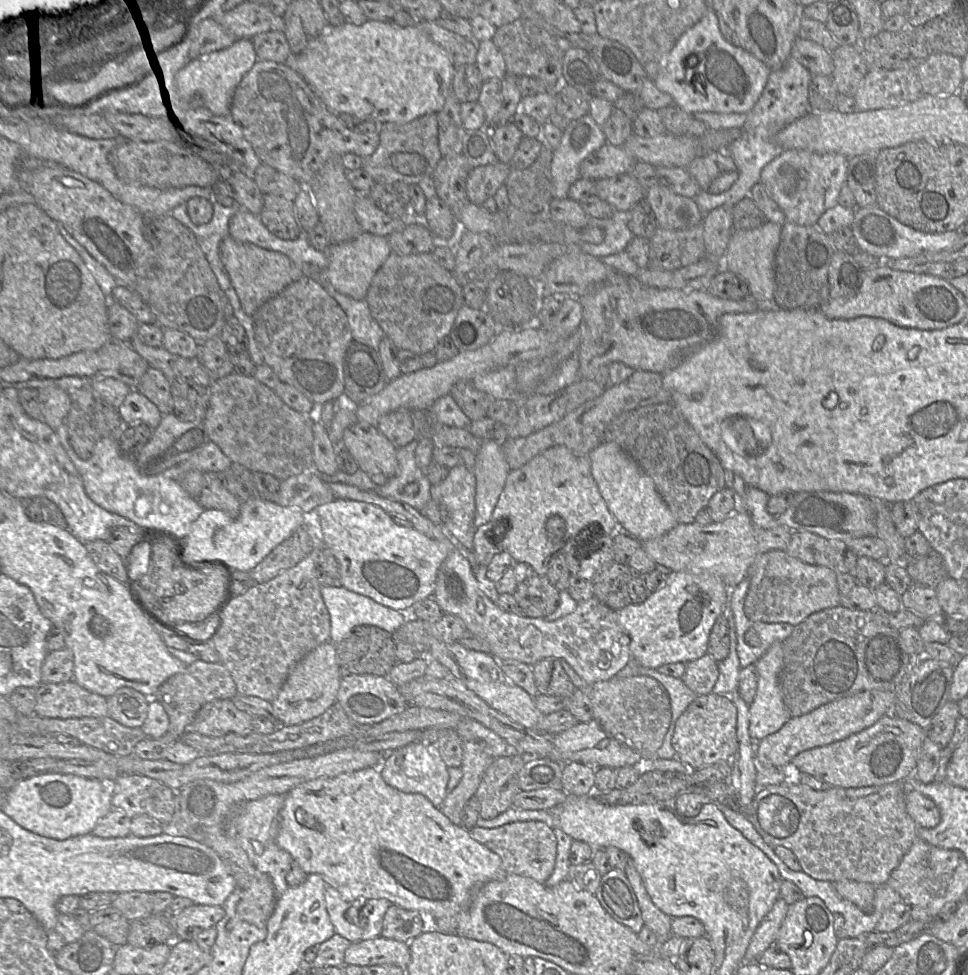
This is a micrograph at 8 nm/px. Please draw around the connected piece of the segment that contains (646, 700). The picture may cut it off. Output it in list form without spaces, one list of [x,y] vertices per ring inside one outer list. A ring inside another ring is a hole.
[[[645,676],[613,677],[584,687],[592,704],[592,719],[596,720],[605,733],[631,748],[641,756],[642,763],[656,757],[671,721],[671,707],[668,693],[657,680]]]

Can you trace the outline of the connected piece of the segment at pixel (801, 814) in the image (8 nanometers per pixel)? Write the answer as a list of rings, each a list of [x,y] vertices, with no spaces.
[[[791,777],[779,785],[759,788],[751,806],[746,808],[746,817],[764,841],[772,848],[784,846],[791,850],[802,871],[815,880],[851,880],[873,885],[886,883],[918,838],[919,827],[906,809],[907,786],[904,782],[861,788],[830,787],[817,791]]]

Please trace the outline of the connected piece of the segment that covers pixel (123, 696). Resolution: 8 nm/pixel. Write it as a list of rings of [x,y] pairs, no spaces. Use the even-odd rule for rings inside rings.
[[[122,687],[107,698],[108,716],[129,728],[140,728],[148,715],[151,698],[133,688]]]

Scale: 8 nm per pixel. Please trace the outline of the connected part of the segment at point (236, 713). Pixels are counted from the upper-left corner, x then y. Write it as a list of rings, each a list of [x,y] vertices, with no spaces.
[[[219,699],[205,704],[194,719],[195,732],[209,737],[229,733],[247,736],[254,732],[254,717],[239,710],[231,699]]]

